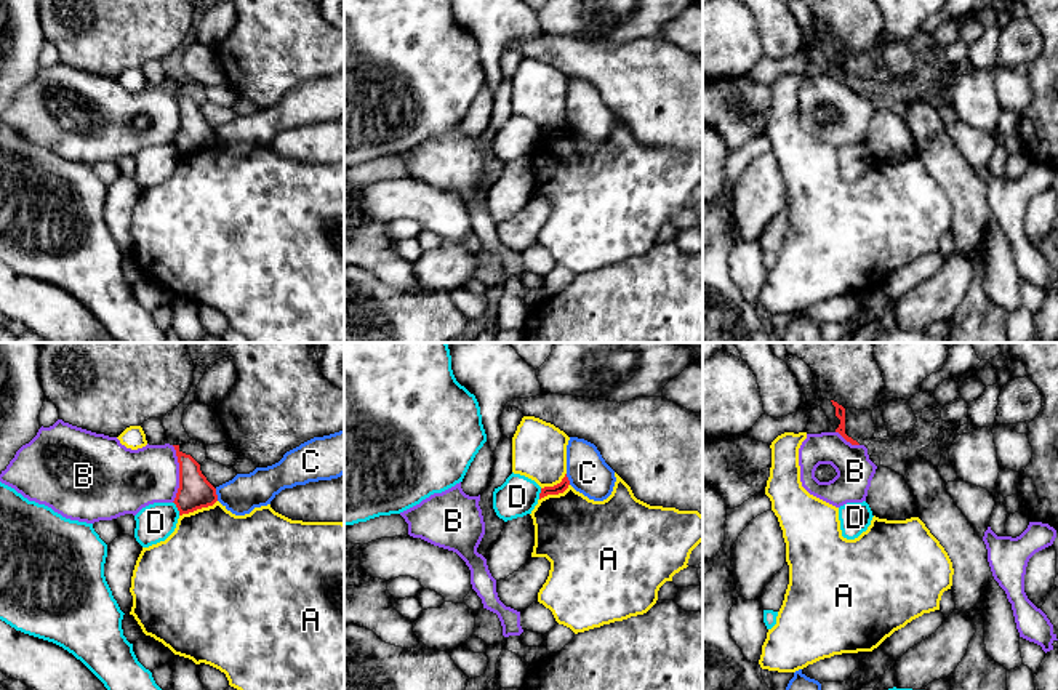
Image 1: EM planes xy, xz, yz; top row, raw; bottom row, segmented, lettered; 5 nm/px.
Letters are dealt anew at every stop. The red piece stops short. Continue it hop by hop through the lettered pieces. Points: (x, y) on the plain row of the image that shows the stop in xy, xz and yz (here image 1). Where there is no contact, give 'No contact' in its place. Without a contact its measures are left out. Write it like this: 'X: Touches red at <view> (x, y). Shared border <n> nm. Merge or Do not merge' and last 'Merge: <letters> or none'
A: Touches red at xy (197, 149). Shared border 200 nm. Do not merge
B: Touches red at xy (180, 116). Shared border 280 nm. Do not merge
C: Touches red at xy (216, 136). Shared border 70 nm. Do not merge
D: Touches red at xy (176, 148). Shared border 80 nm. Do not merge
Merge: none

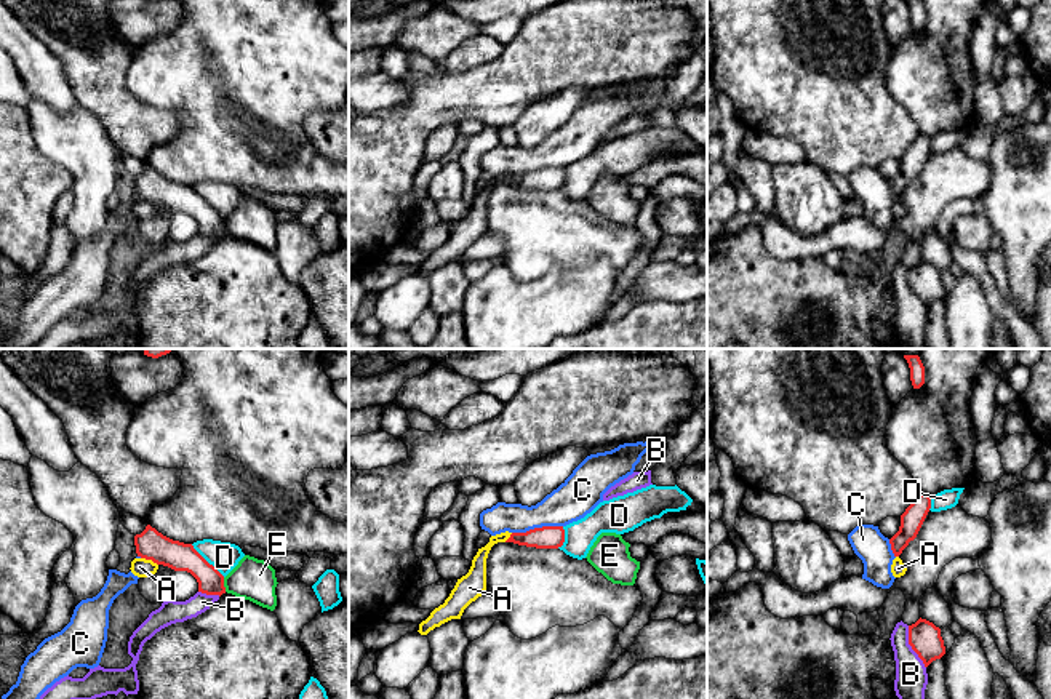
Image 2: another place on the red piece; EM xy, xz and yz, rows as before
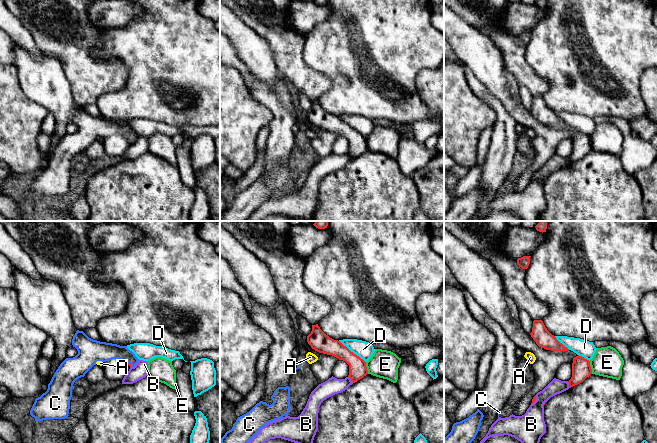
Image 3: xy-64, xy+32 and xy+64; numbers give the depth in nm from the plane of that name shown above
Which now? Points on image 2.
A: Touches red at xy (149, 200). Shared border 100 nm. Do not merge
B: Touches red at yz (911, 287). Shared border 240 nm. Do not merge
C: Touches red at xz (536, 170). Shared border 260 nm. Do not merge
D: Touches red at xy (207, 203). Shared border 240 nm. Do not merge
E: Touches red at xy (223, 226). Shared border 70 nm. Do not merge
Merge: none

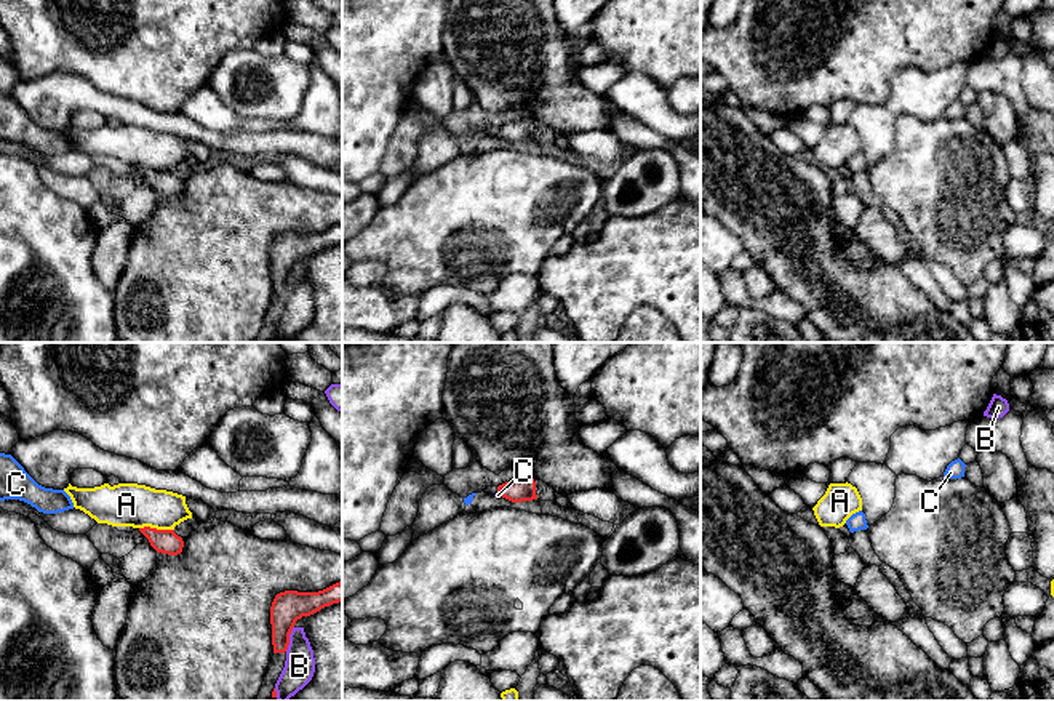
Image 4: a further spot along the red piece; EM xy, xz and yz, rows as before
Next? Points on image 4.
A: Touches red at xy (155, 170). Shared border 180 nm. Do not merge
B: Touches red at xy (288, 280). Shared border 130 nm. Do not merge
C: Touches red at xz (499, 135). Shared border 30 nm. Merge
Merge: C

